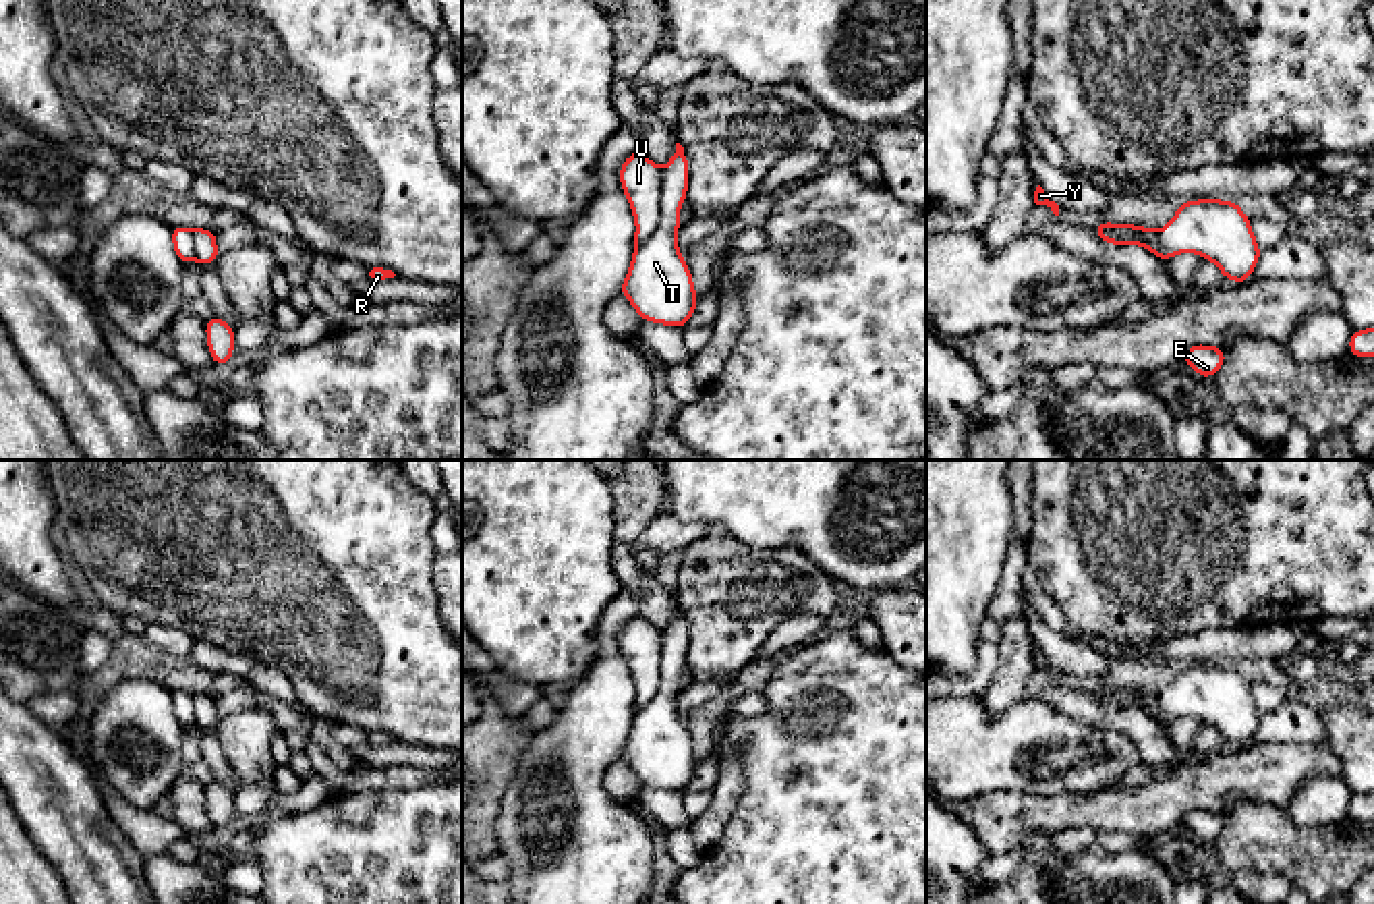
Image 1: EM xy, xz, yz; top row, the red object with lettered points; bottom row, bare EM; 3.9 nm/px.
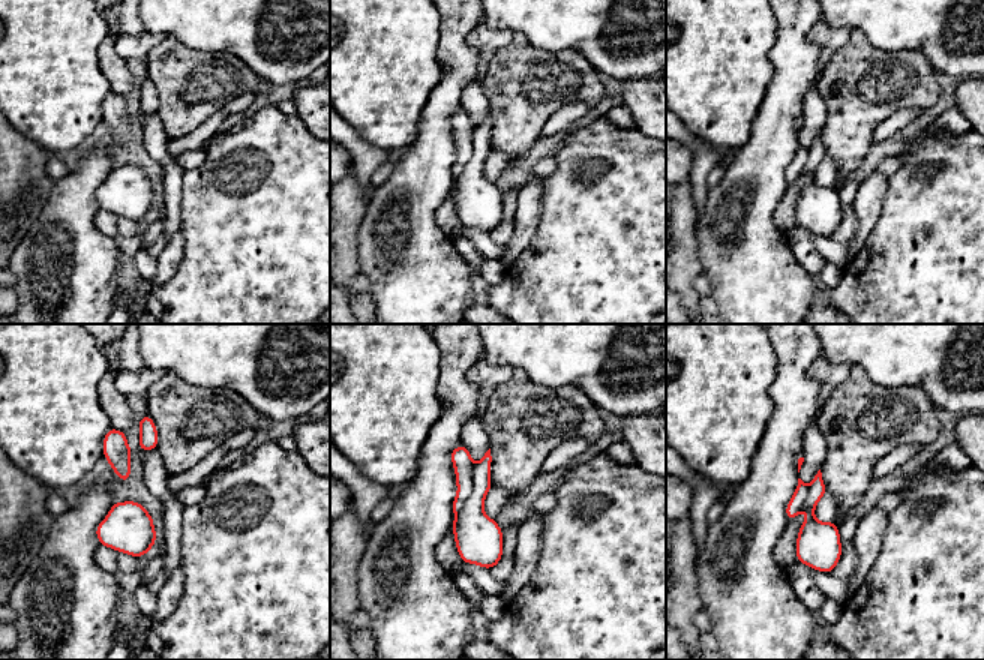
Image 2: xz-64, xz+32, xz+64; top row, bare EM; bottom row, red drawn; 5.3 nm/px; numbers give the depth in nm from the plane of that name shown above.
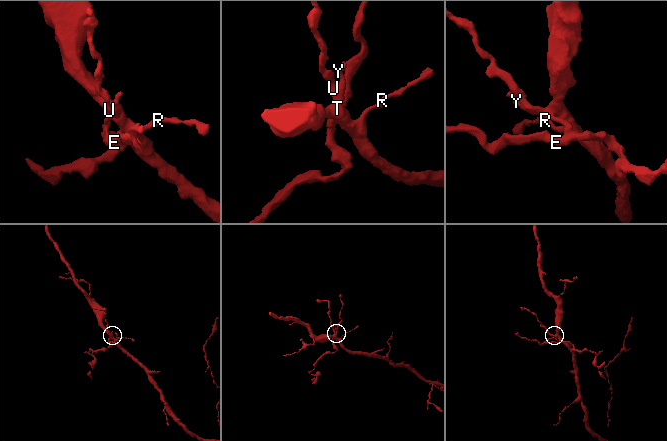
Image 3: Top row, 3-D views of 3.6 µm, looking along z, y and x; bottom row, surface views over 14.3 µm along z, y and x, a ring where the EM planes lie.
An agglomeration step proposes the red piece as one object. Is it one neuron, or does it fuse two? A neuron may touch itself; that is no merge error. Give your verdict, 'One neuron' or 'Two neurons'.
Two neurons

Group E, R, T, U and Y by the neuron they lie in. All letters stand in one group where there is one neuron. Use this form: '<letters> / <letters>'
E U / R T Y

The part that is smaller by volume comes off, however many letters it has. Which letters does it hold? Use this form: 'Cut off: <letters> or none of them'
Cut off: E, U

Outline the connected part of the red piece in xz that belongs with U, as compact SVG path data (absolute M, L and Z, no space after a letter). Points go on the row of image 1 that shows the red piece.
M638 149L622 162L620 185L634 216L636 247L645 243L659 226L659 197L663 193L663 170Z

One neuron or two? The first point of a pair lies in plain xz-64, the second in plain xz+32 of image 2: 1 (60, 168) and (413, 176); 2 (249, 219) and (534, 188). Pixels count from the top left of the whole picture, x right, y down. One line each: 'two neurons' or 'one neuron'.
1: two neurons
2: two neurons

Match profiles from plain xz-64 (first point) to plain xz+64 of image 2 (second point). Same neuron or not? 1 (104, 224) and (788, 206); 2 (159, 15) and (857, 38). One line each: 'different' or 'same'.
1: same
2: different

